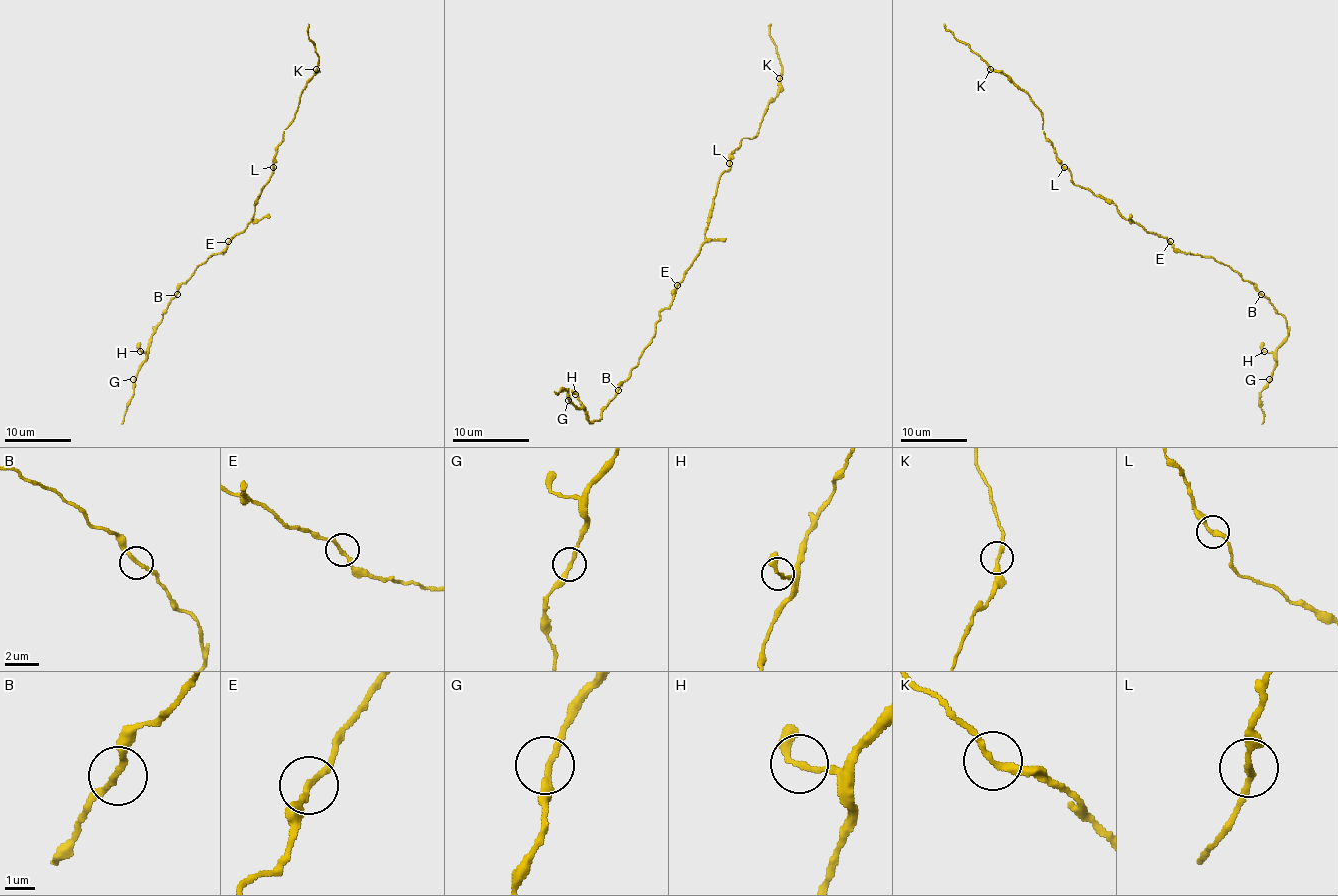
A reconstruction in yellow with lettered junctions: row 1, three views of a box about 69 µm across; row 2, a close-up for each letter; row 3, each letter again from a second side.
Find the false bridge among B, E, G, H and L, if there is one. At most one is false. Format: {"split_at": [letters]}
{"split_at": []}

